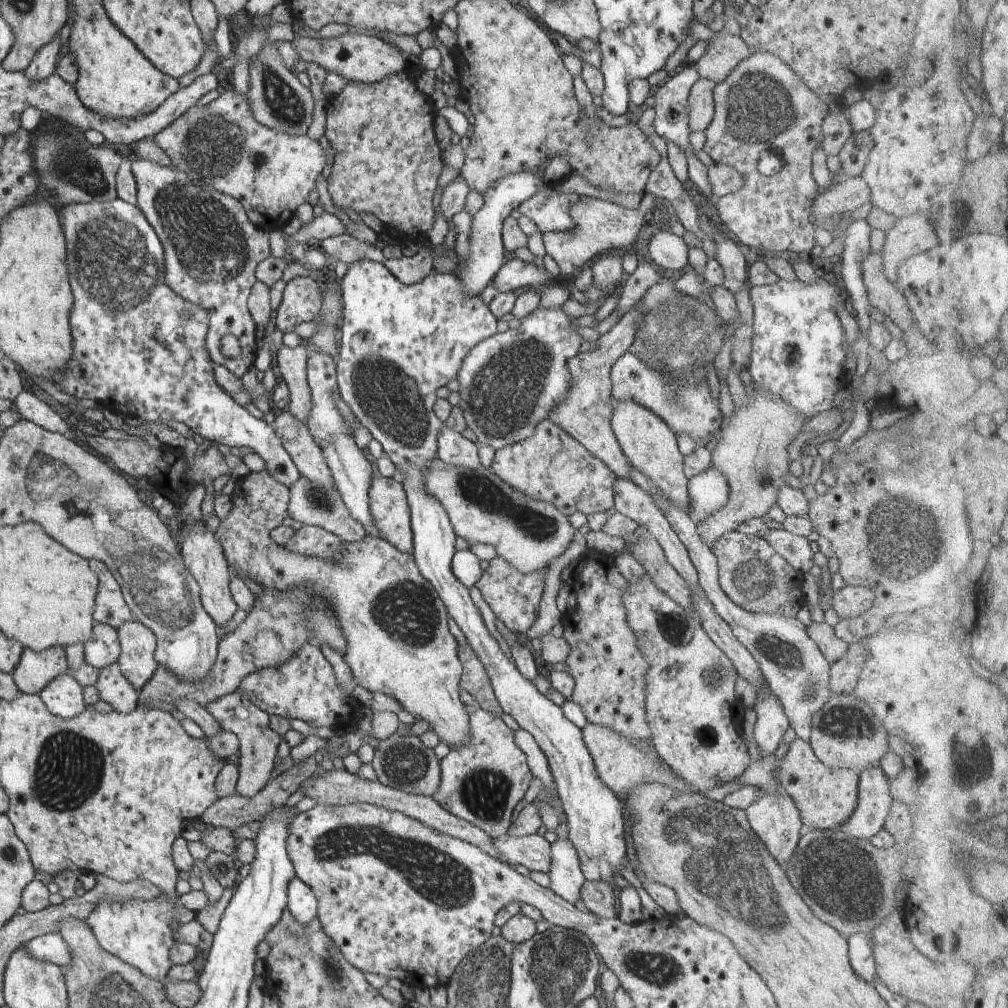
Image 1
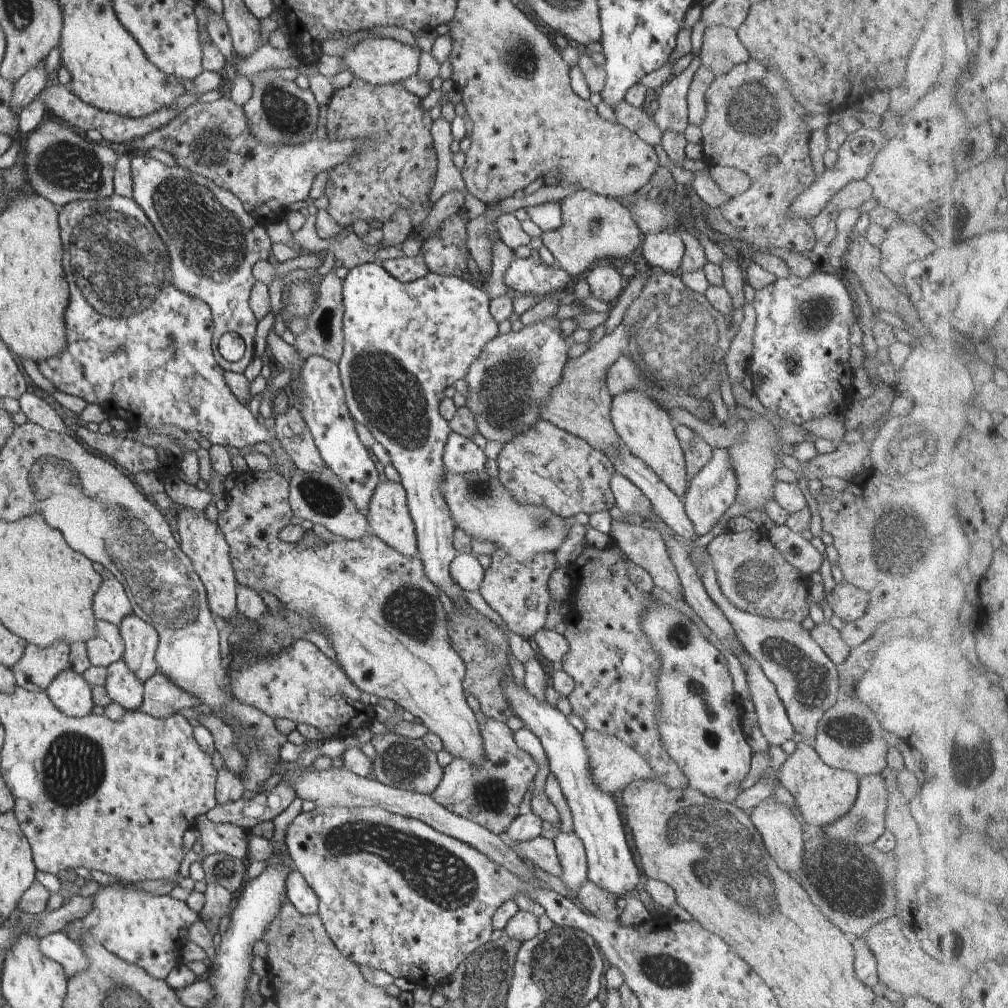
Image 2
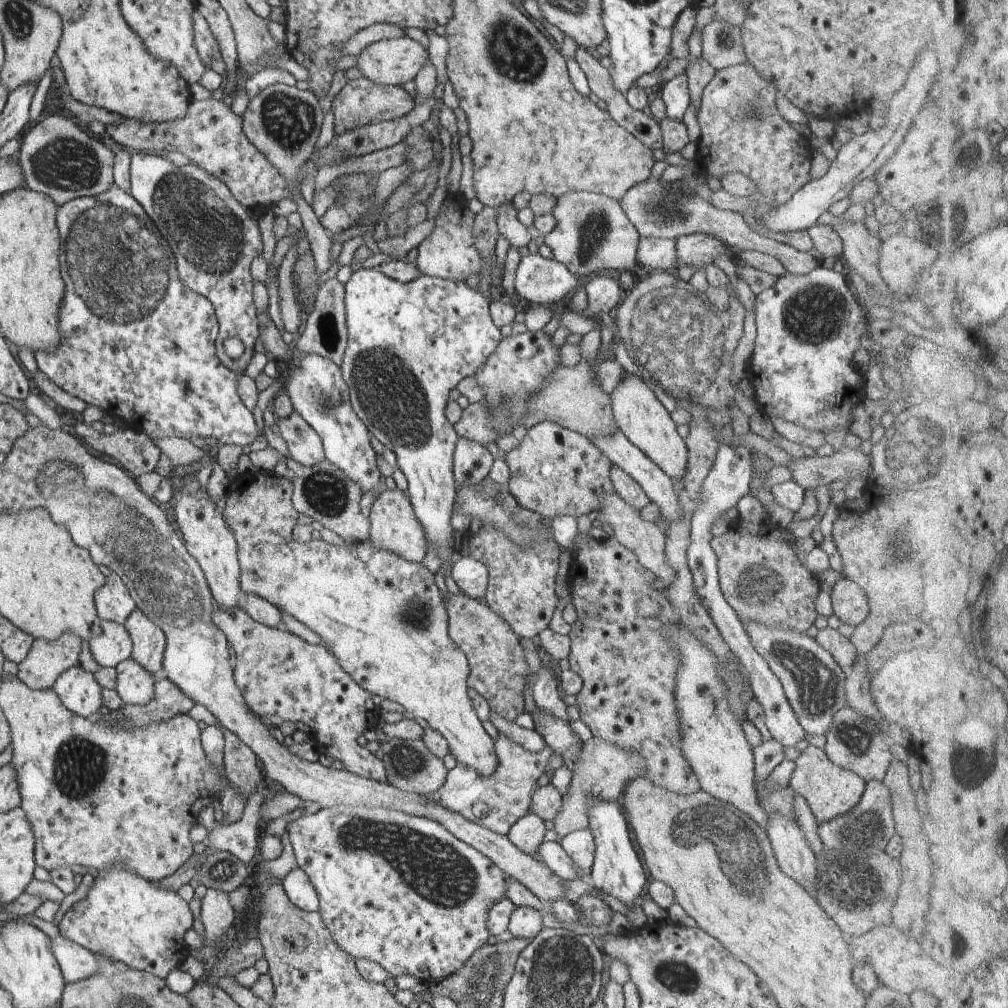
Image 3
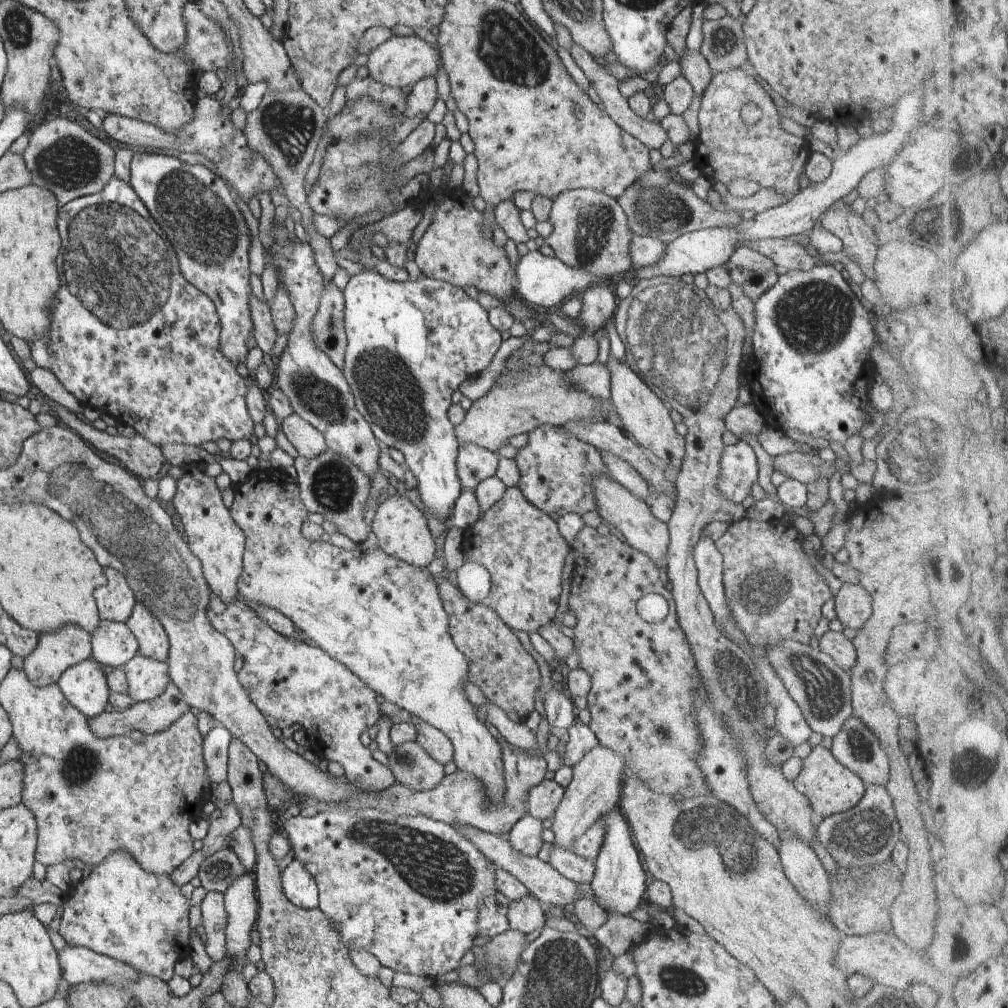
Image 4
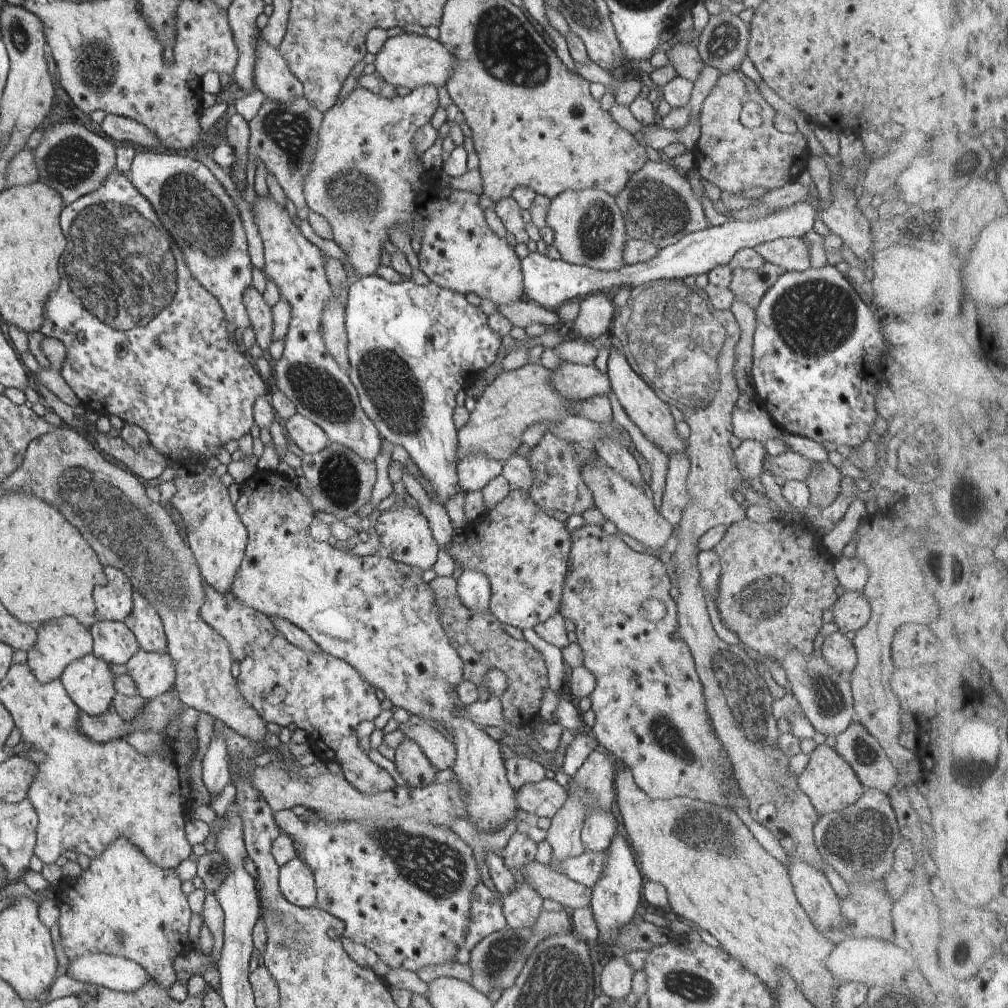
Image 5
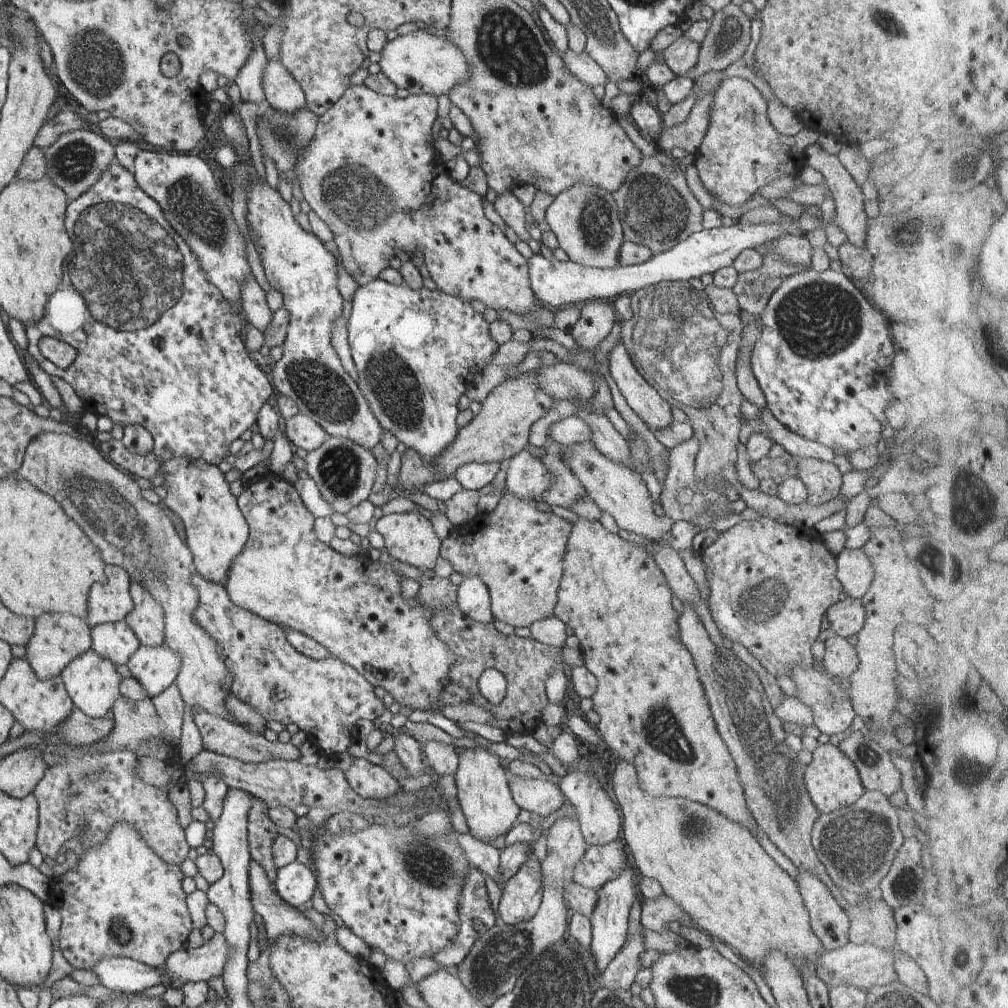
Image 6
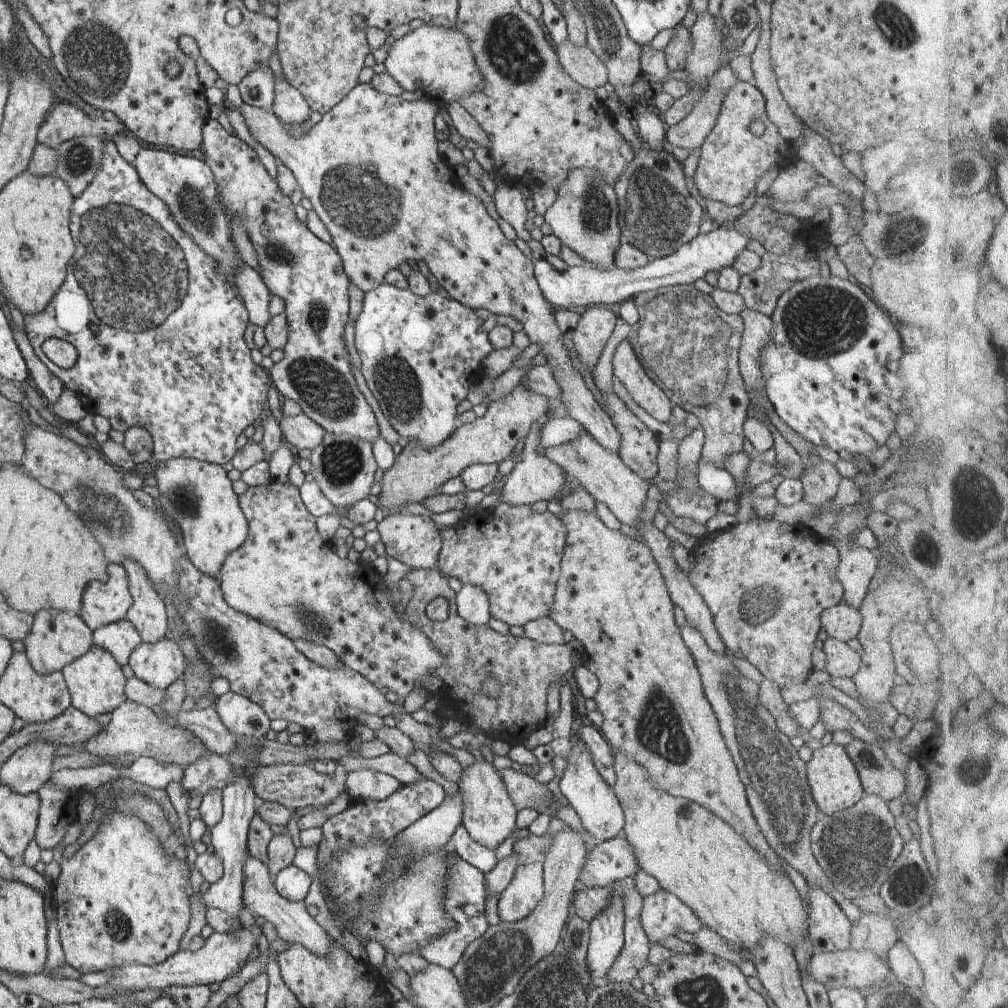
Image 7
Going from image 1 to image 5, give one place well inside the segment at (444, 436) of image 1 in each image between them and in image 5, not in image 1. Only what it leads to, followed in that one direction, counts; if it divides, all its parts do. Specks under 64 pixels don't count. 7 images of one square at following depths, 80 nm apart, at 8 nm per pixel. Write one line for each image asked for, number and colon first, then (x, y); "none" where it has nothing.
2: (460, 455)
3: (471, 462)
4: (474, 463)
5: (473, 471)

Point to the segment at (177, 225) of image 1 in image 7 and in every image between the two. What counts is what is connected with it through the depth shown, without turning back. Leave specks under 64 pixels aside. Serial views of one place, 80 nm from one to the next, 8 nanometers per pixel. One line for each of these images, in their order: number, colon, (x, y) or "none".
2: (212, 242)
3: (213, 239)
4: (193, 208)
5: (196, 212)
6: (198, 209)
7: (185, 184)

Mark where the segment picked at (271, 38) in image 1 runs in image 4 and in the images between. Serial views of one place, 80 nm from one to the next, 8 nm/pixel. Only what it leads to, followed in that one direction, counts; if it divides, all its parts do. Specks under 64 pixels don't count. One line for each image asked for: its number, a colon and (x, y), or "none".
2: (278, 112)
3: (282, 122)
4: (284, 129)

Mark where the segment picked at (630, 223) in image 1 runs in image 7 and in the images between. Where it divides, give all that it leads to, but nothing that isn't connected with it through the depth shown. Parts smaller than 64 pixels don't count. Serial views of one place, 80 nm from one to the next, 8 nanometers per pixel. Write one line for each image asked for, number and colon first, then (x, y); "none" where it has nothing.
2: (594, 229)
3: (591, 234)
4: (589, 230)
5: (588, 227)
6: (584, 219)
7: (584, 216)

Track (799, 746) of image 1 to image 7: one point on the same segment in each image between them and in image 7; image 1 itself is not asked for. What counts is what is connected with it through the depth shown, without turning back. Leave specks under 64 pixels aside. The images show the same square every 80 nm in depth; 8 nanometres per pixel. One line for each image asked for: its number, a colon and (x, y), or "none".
2: (823, 794)
3: (829, 790)
4: (830, 788)
5: (828, 781)
6: (831, 780)
7: (834, 784)

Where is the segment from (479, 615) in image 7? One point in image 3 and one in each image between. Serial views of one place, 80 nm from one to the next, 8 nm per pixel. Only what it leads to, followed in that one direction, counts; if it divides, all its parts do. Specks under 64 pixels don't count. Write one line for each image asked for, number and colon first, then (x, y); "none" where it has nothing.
3: (470, 576)
4: (473, 580)
5: (473, 589)
6: (472, 598)

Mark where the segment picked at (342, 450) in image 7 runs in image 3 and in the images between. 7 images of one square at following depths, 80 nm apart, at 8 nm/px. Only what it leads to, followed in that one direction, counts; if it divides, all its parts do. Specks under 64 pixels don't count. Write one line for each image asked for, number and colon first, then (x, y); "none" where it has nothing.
3: (321, 491)
4: (328, 483)
5: (340, 481)
6: (343, 470)

